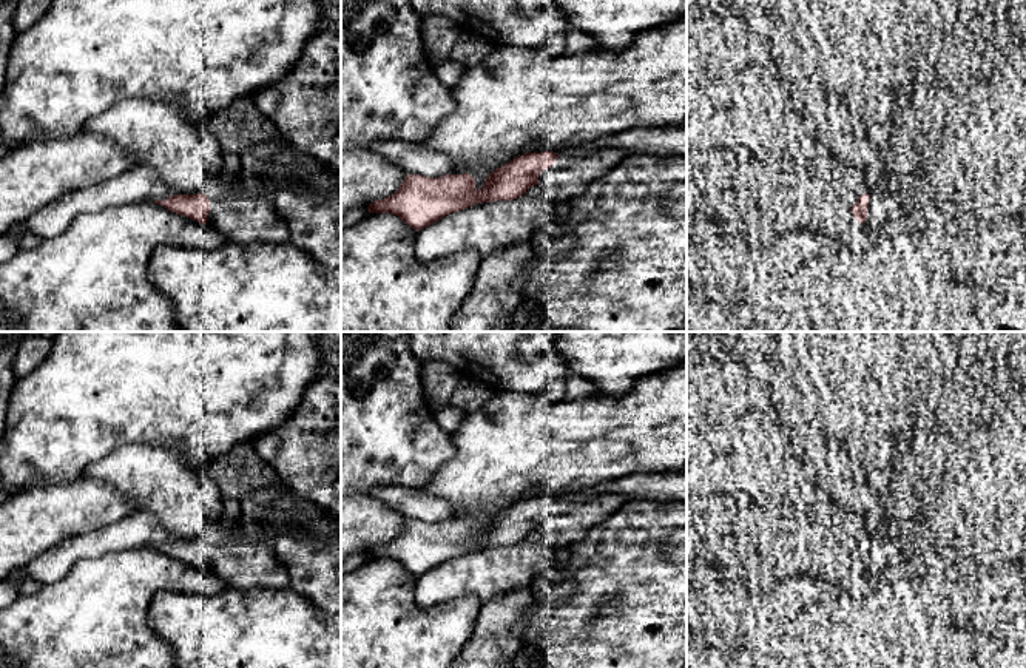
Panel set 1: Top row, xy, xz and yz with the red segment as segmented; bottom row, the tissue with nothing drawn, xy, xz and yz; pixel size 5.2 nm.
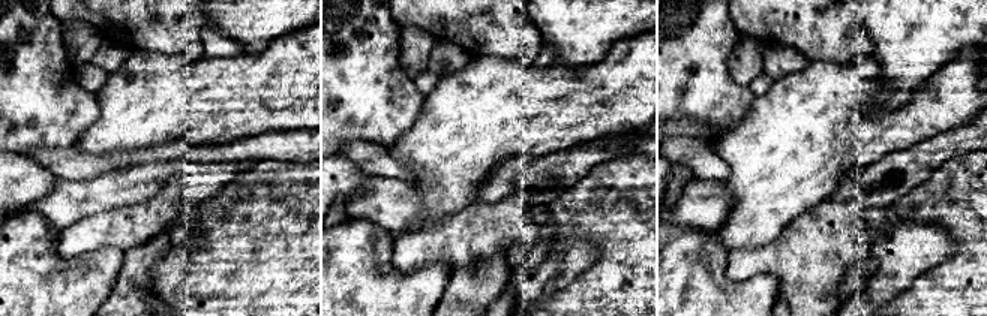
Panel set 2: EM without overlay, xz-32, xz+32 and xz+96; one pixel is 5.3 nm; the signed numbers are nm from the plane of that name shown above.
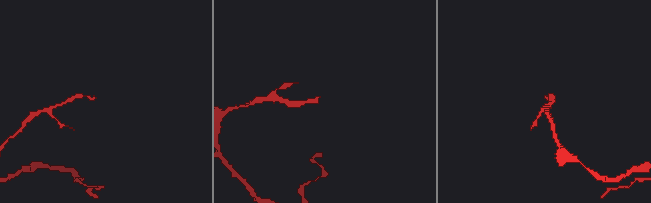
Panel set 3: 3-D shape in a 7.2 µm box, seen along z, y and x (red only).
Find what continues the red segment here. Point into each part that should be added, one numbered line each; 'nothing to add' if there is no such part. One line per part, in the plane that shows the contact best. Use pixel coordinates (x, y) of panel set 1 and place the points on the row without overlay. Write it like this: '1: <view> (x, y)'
1: xz (570, 522)

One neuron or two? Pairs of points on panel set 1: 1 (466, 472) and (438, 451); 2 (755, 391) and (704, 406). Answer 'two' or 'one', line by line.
1: two
2: one

